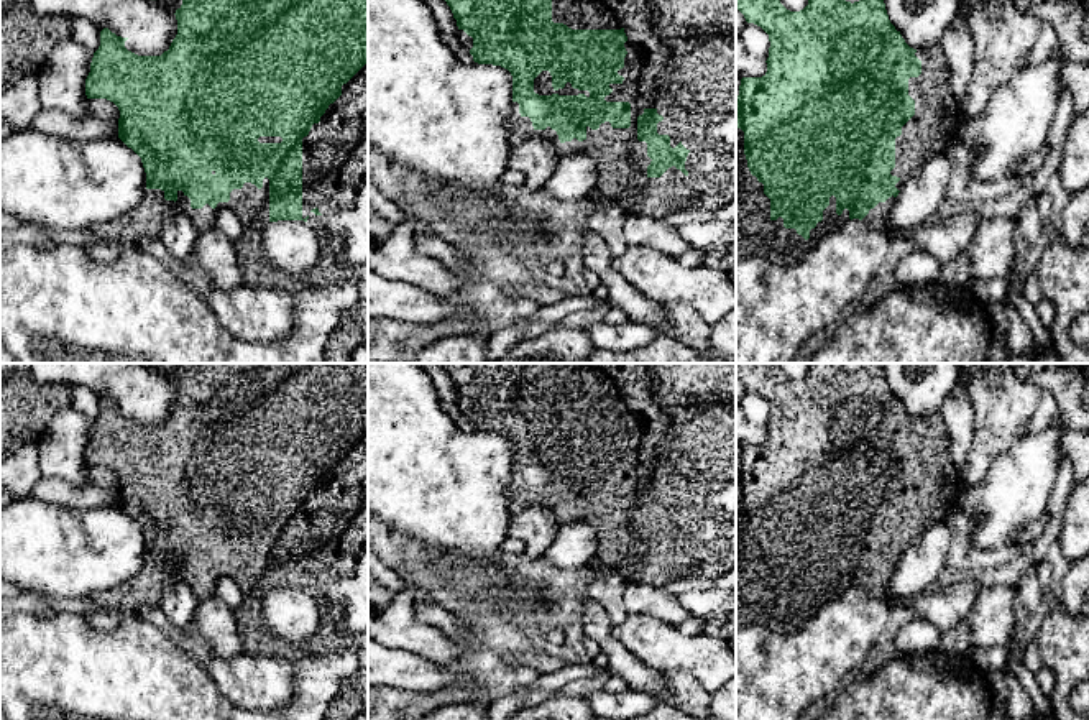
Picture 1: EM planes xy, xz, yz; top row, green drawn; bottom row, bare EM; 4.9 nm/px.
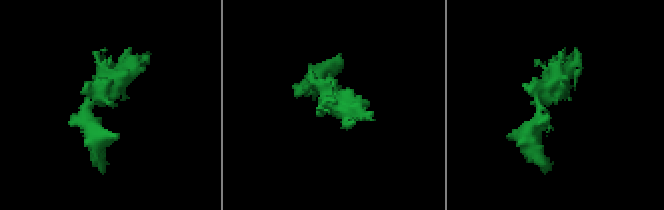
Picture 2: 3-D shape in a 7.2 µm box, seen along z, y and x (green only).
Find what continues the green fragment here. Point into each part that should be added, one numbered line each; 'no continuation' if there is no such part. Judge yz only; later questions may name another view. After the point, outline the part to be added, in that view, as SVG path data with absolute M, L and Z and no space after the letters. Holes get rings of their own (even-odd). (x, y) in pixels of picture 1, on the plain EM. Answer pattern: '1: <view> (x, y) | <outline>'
1: yz (756, 604) | M736 495L736 628L749 625L765 626L772 631L797 633L818 615L833 598L849 590L849 579L836 582L836 565L823 579L823 588L810 598L805 608L795 597L785 597L783 587L770 587L770 567L764 552L751 542L744 523L744 500Z

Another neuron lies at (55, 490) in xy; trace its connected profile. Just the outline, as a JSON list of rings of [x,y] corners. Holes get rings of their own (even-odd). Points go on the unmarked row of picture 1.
[[[44,478],[34,485],[31,496],[66,508],[117,506],[118,492],[100,488],[92,483],[71,483],[61,478]]]

